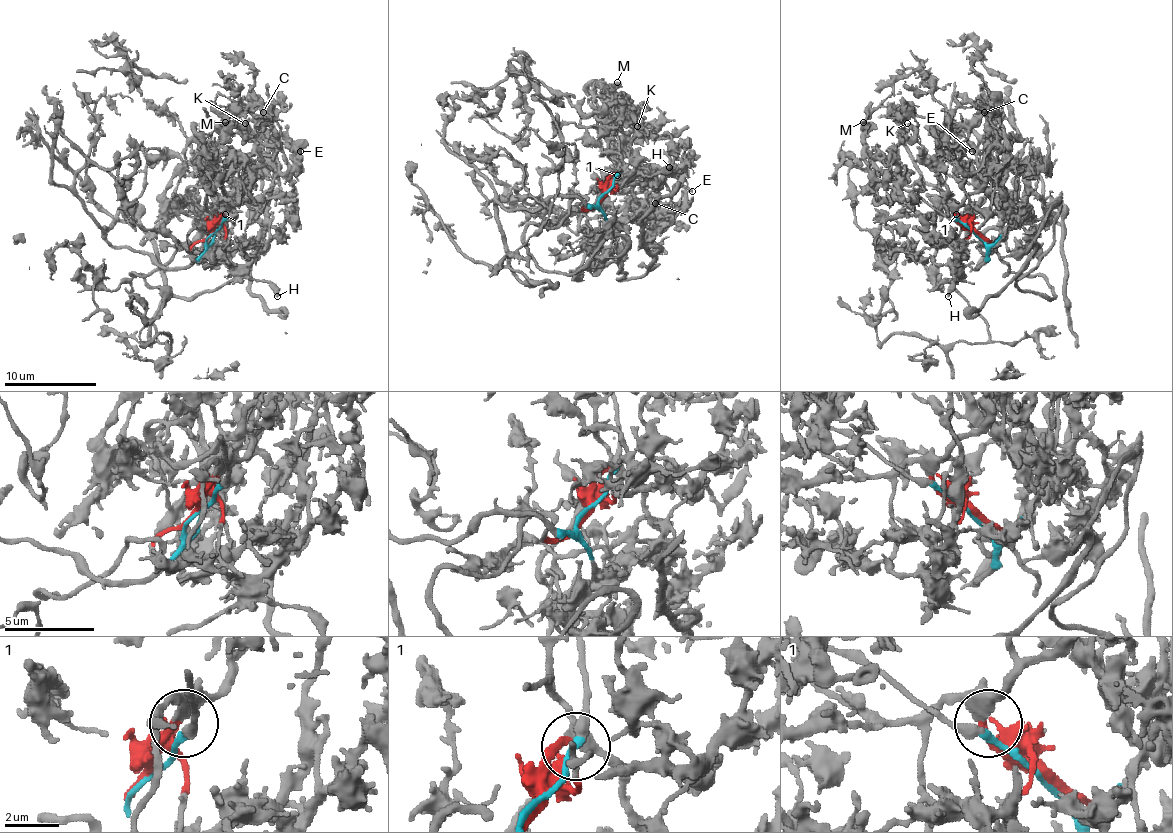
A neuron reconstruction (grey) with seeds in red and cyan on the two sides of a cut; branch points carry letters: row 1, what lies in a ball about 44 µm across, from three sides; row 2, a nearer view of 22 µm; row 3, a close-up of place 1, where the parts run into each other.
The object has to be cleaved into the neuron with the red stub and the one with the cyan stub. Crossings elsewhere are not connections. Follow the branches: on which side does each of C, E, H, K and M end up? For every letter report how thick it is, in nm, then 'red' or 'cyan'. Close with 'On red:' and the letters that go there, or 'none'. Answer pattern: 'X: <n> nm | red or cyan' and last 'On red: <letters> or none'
C: 280 nm | red
E: 240 nm | red
H: 360 nm | red
K: 340 nm | red
M: 360 nm | red
On red: C, E, H, K, M

